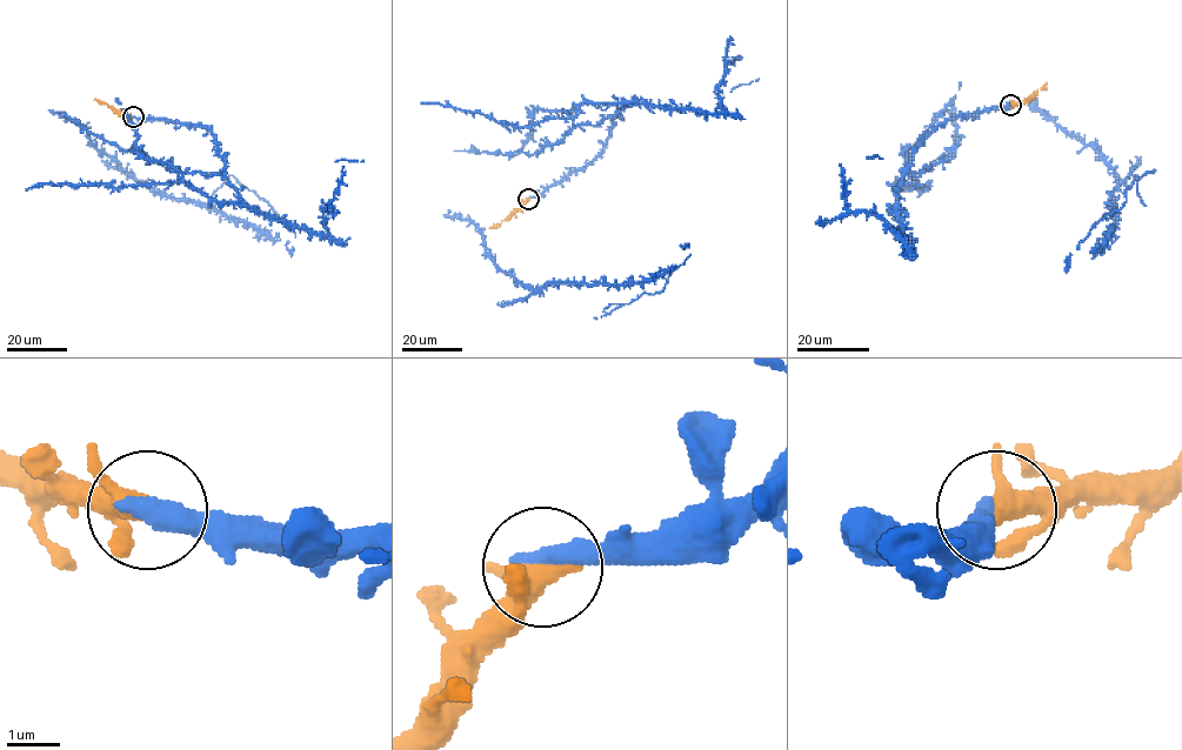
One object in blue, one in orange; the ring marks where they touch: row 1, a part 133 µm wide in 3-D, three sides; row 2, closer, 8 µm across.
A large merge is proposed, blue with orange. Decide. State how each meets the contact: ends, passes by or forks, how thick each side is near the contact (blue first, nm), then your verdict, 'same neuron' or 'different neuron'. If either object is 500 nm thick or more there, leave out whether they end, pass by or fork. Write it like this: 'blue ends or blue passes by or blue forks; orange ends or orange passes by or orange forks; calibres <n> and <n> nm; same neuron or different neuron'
blue ends; orange passes by; calibres 480 and 380 nm; same neuron

